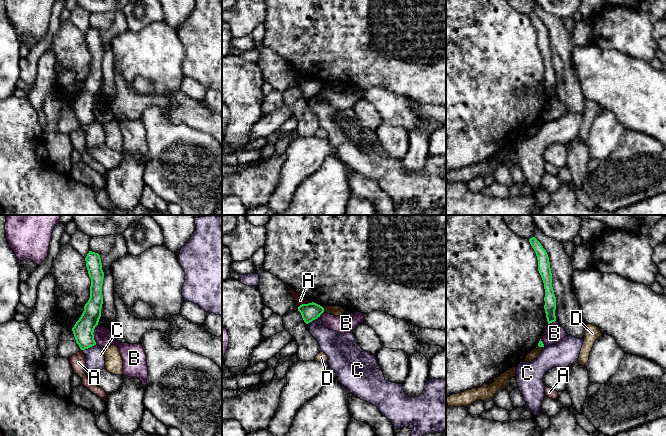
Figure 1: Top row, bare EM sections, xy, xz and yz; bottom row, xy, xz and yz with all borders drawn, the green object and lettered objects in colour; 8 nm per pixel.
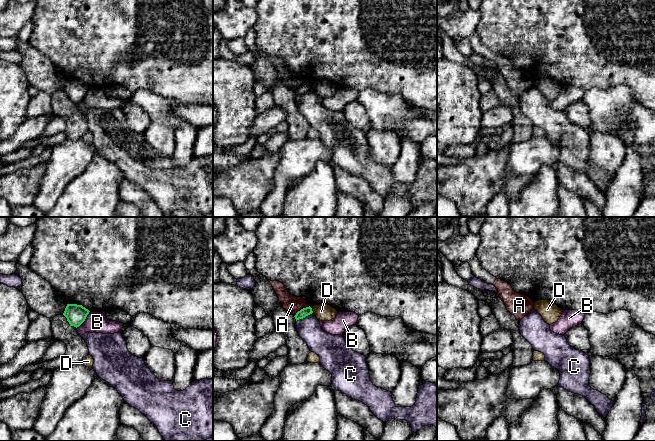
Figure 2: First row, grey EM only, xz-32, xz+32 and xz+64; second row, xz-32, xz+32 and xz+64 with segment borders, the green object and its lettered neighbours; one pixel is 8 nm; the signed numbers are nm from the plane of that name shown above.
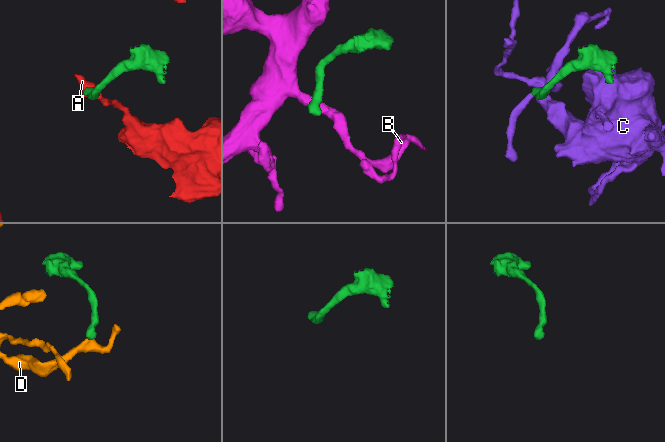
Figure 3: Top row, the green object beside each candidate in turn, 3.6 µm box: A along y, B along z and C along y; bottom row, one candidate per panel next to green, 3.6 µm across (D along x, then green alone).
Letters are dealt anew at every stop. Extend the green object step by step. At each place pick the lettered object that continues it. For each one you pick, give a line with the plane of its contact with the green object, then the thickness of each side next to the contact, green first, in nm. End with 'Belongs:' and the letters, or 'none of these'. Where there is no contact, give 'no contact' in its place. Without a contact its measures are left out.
Belongs: none of these

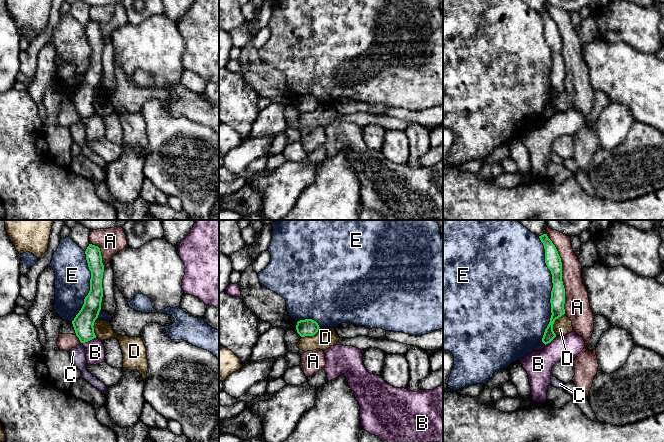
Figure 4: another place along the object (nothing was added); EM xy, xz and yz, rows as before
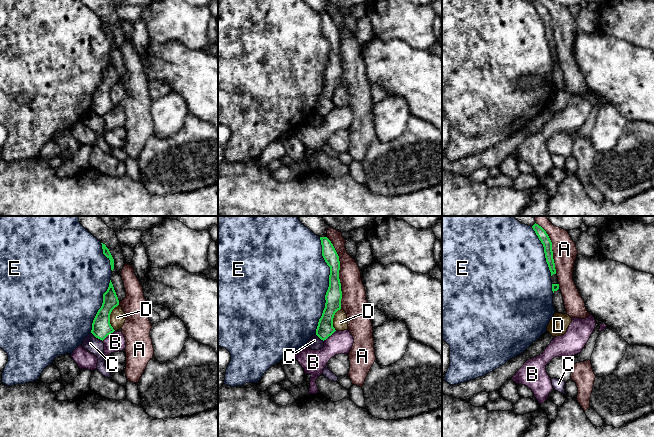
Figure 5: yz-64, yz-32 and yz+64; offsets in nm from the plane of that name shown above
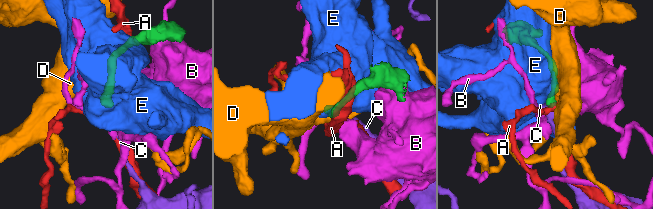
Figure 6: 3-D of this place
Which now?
Belongs: none of these

